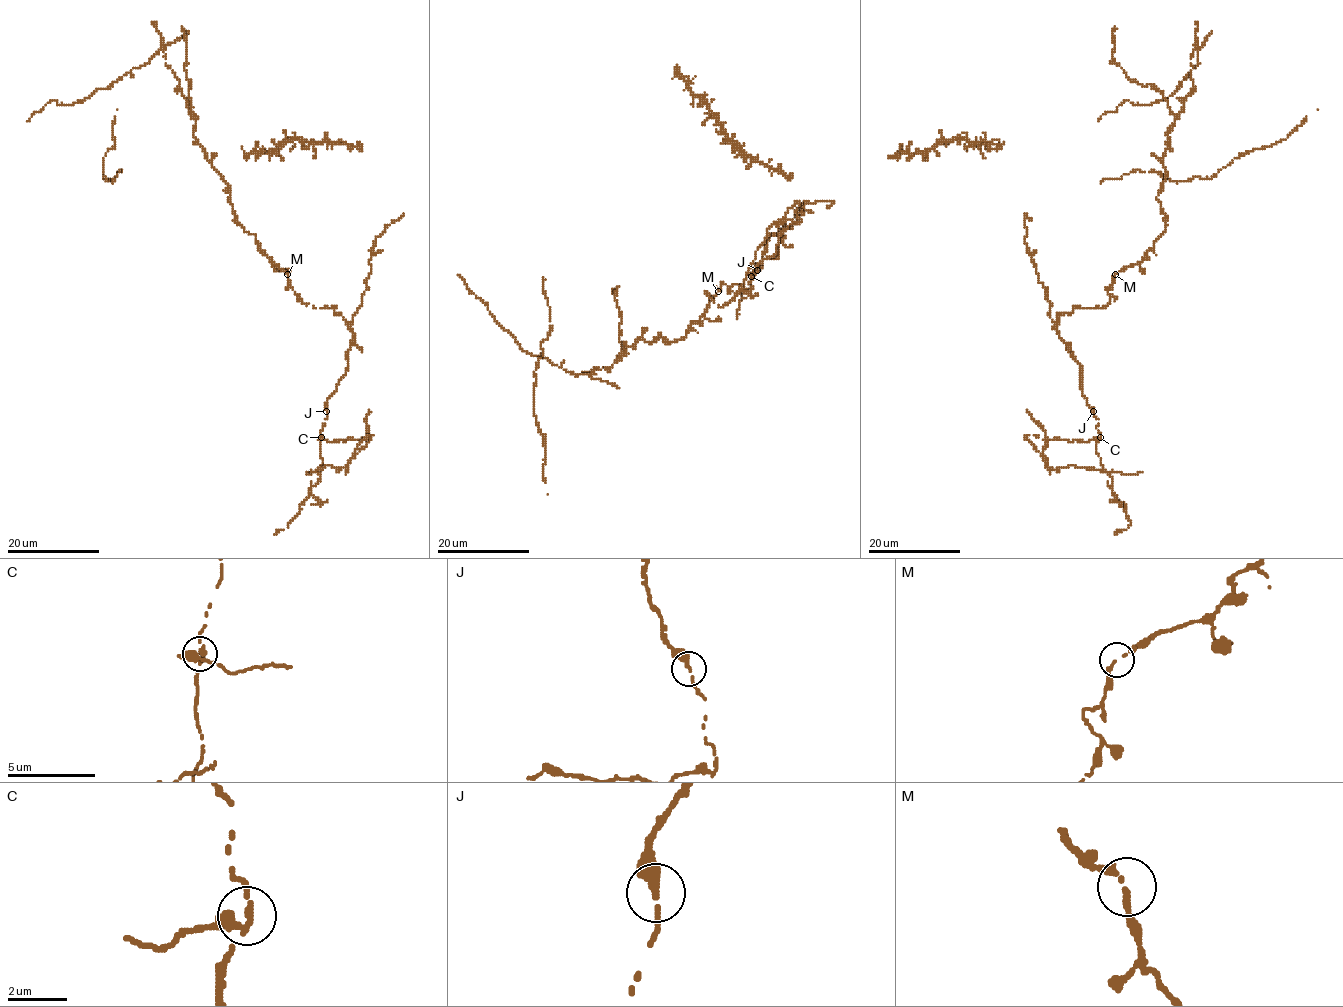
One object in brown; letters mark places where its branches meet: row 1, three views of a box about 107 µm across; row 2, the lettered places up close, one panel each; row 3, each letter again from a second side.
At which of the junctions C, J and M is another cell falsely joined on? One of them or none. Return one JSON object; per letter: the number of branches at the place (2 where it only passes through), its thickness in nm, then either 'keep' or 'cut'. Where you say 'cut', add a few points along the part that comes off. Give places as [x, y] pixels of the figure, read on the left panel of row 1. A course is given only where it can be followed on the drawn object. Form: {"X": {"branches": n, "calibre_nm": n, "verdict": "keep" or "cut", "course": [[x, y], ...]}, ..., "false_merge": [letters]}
{"C": {"branches": 2, "calibre_nm": 200, "verdict": "cut", "course": [[321, 437], [330, 442], [366, 439], [367, 444], [348, 463], [338, 469], [326, 464], [309, 474], [306, 471]]}, "J": {"branches": 2, "calibre_nm": 280, "verdict": "keep"}, "M": {"branches": 2, "calibre_nm": 190, "verdict": "keep"}, "false_merge": ["C"]}

